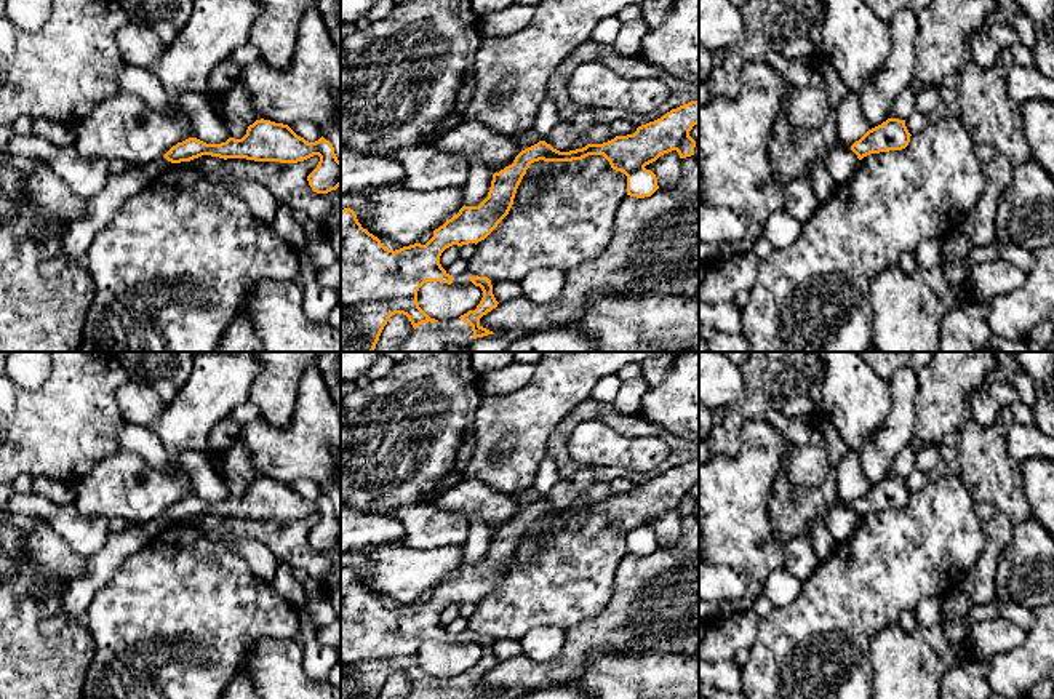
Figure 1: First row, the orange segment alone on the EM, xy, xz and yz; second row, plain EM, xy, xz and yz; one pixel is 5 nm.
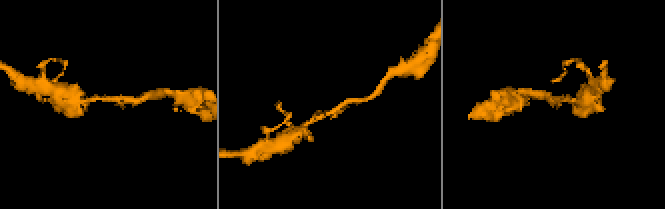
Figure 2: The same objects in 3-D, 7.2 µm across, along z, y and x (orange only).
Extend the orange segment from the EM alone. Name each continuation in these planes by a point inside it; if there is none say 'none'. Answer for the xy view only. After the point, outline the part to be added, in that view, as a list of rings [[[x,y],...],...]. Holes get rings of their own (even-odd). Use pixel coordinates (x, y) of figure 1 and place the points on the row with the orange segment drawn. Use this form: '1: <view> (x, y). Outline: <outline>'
none

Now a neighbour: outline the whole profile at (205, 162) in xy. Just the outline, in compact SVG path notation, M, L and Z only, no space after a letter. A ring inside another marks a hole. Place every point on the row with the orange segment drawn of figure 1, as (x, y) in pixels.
M202 155L198 158L194 158L192 162L203 171L218 171L221 174L226 160L219 157Z

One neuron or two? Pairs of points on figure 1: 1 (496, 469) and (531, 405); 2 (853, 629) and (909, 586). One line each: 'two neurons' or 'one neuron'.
1: one neuron
2: one neuron

